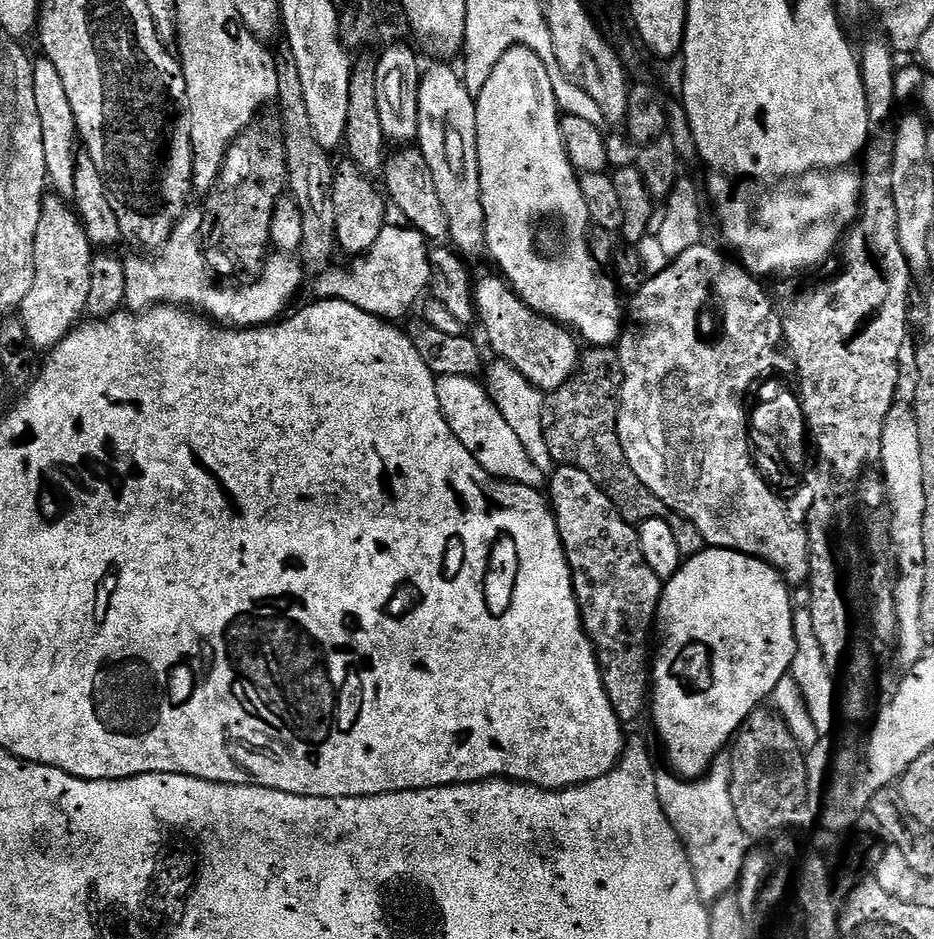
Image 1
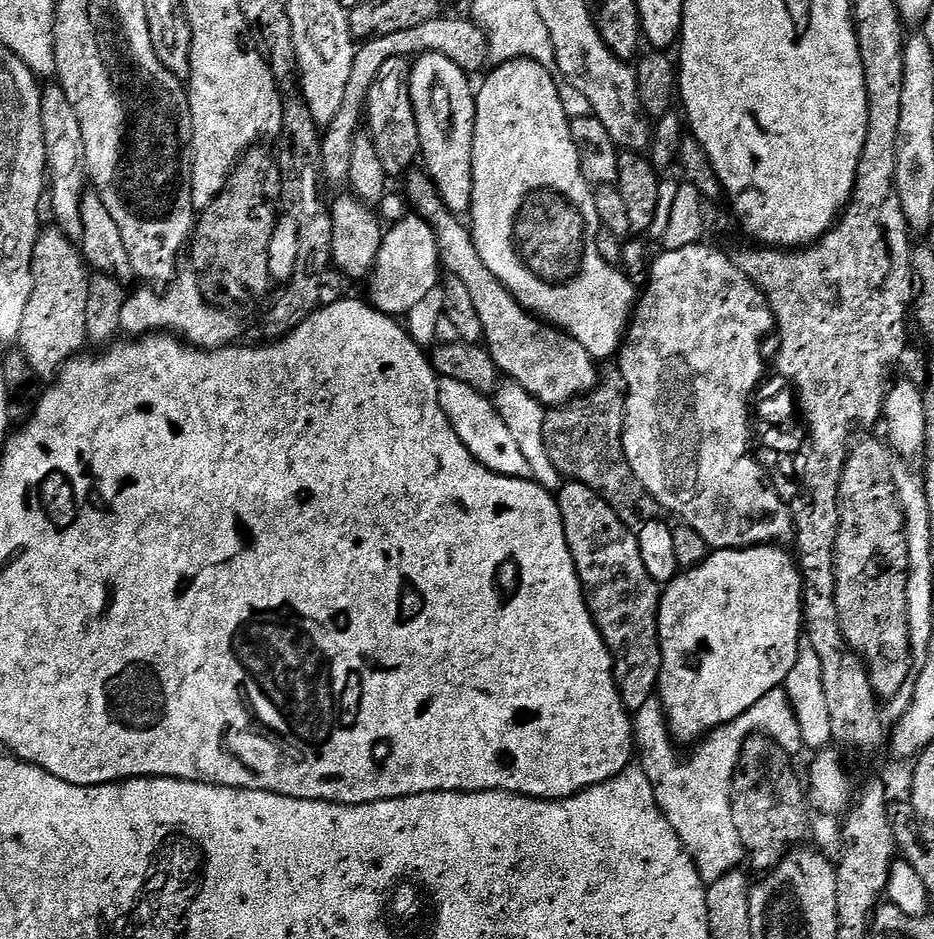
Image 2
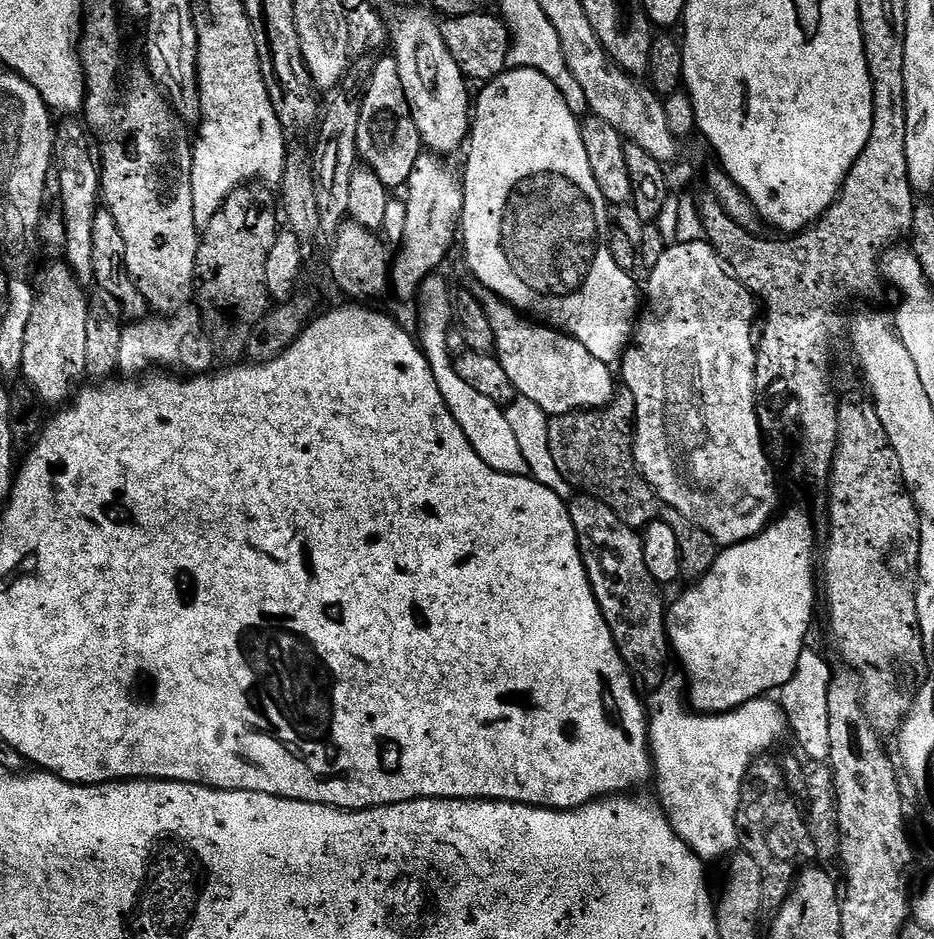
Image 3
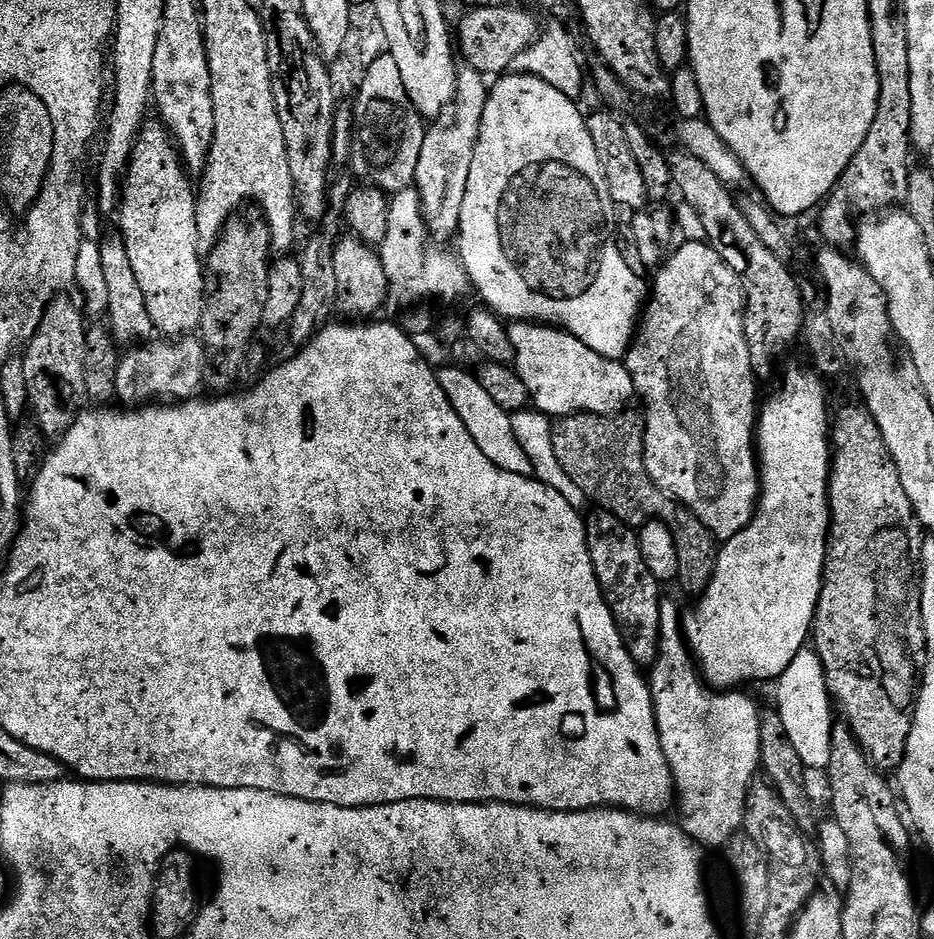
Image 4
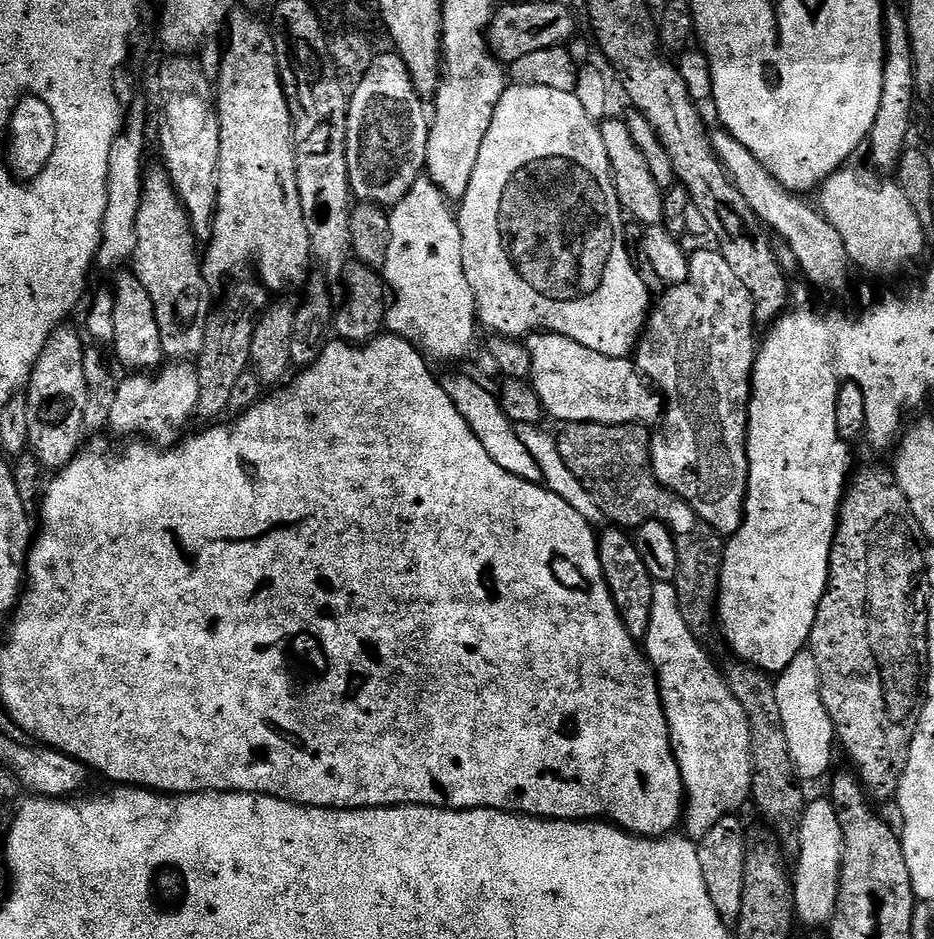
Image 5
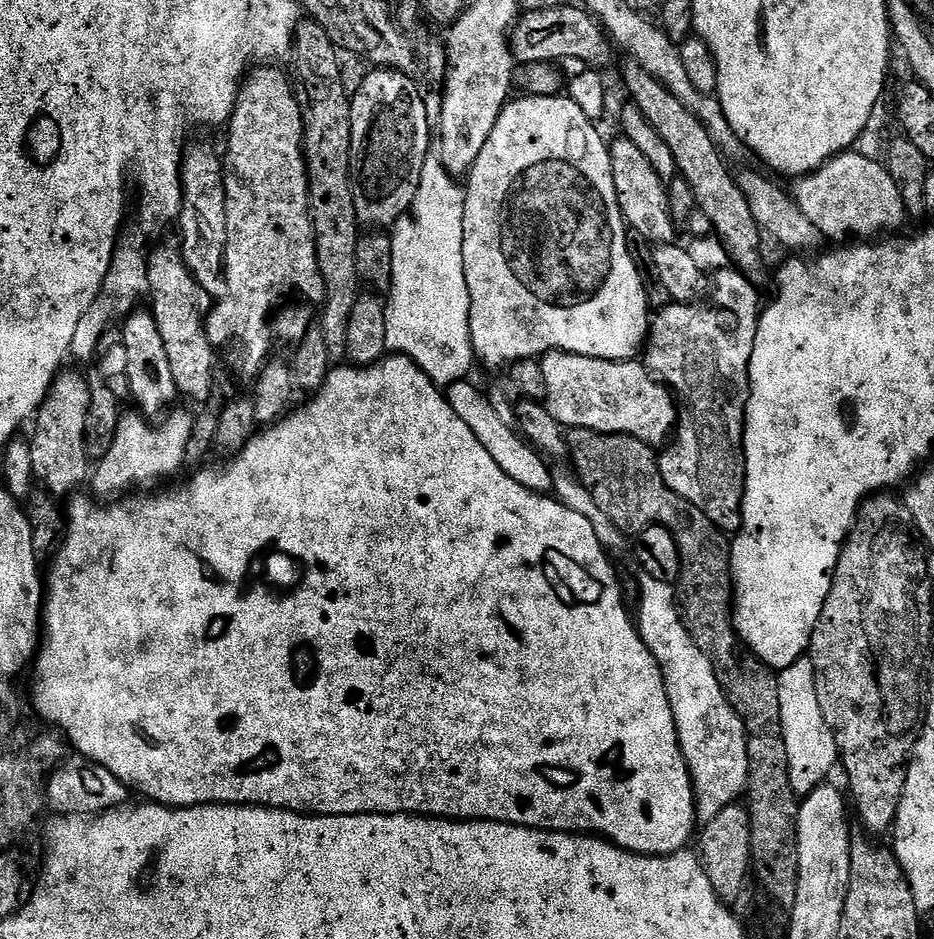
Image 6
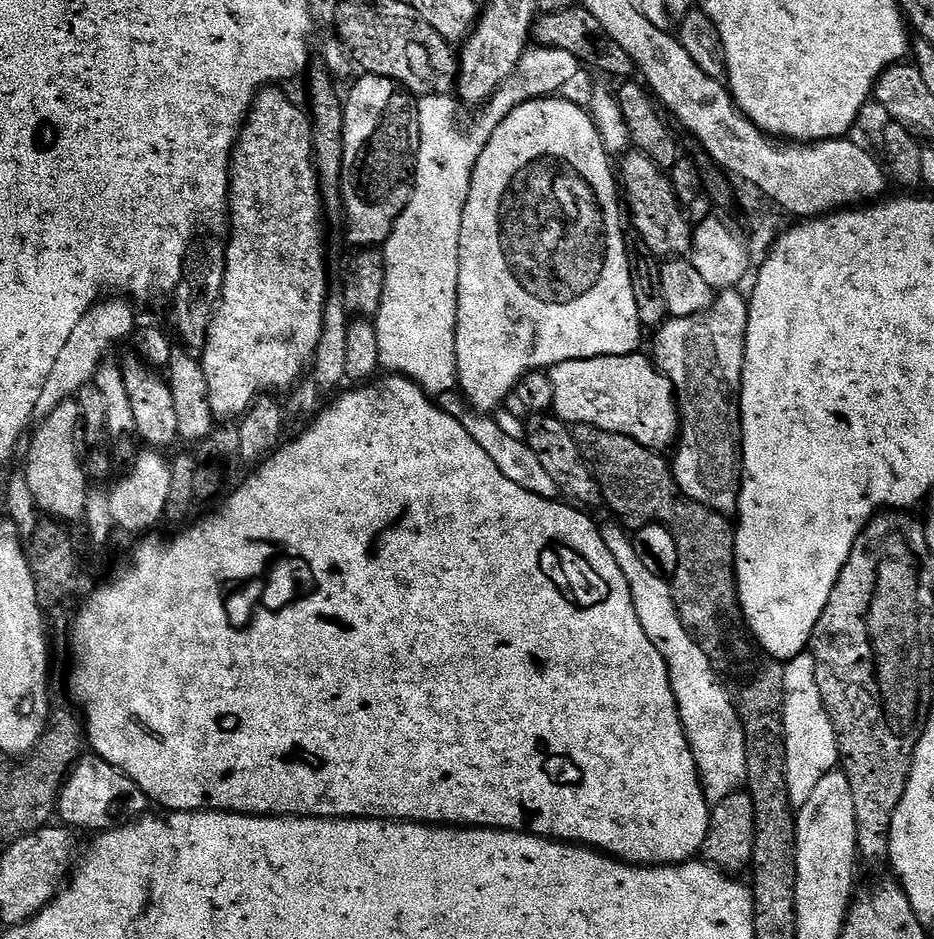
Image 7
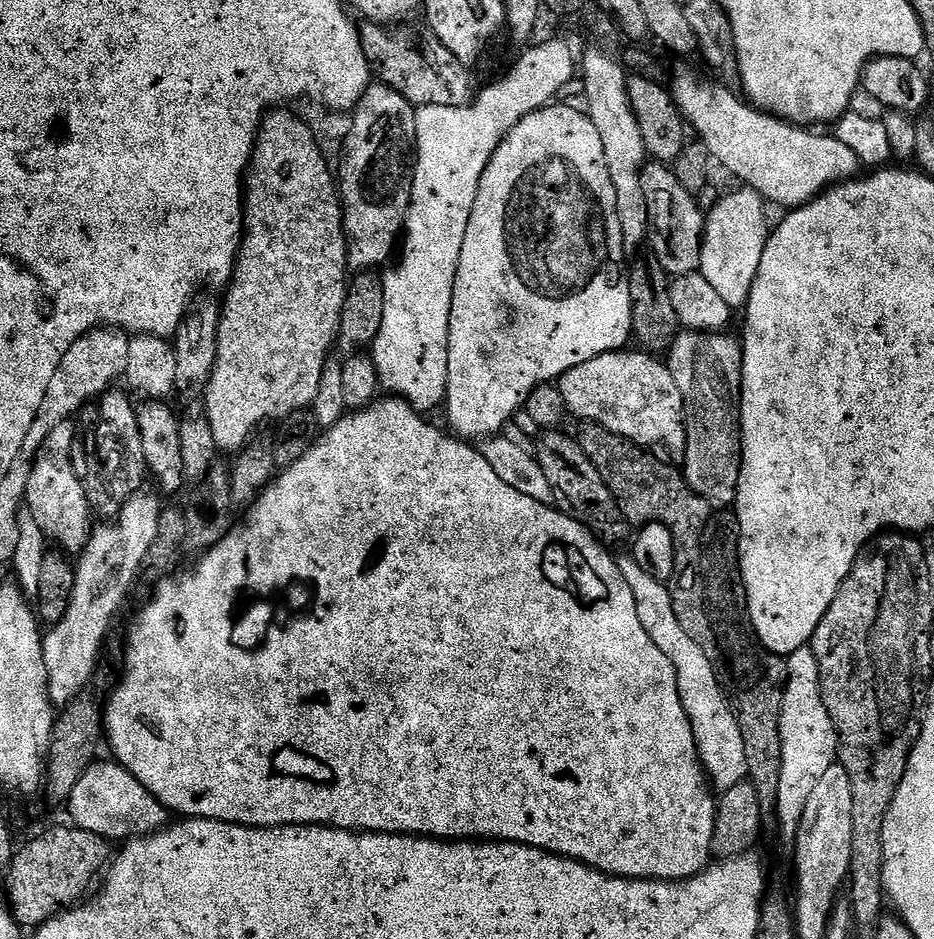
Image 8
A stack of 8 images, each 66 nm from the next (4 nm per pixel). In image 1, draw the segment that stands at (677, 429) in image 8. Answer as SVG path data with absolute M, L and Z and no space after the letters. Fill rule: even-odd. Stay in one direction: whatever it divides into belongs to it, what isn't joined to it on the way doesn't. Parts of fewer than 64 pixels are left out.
M404 146L387 157L382 169L384 176L383 191L390 201L391 207L397 208L405 216L407 223L424 235L424 239L436 246L449 243L446 210L442 210L442 202L438 202L438 190L434 190L434 174L430 174L430 165L420 153L419 147ZM477 275L472 298L476 302L478 324L484 327L488 344L496 351L495 355L514 366L518 374L525 376L541 392L553 392L576 373L582 355L577 337L564 325L540 316L530 306L526 306L526 302L522 302L512 291L512 285L503 276Z

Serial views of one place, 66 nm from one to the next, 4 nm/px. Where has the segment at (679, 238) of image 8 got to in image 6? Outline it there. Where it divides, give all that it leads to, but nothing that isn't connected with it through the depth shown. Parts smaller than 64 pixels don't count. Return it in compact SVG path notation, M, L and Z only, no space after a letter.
M623 134L608 144L610 170L614 174L614 190L618 194L618 206L624 215L625 225L637 232L649 245L657 246L673 243L677 239L678 229L671 216L671 203L668 200L668 184L658 178L658 170L650 166L646 154L634 146Z

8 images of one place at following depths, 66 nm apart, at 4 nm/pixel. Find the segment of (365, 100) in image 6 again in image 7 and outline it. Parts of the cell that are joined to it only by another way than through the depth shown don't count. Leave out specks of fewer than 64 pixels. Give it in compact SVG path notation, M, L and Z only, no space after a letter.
M364 74L361 77L346 92L344 105L346 221L349 238L360 250L372 250L387 243L402 210L406 210L412 197L412 186L416 183L416 159L420 153L420 110L413 93L401 84L381 76Z

